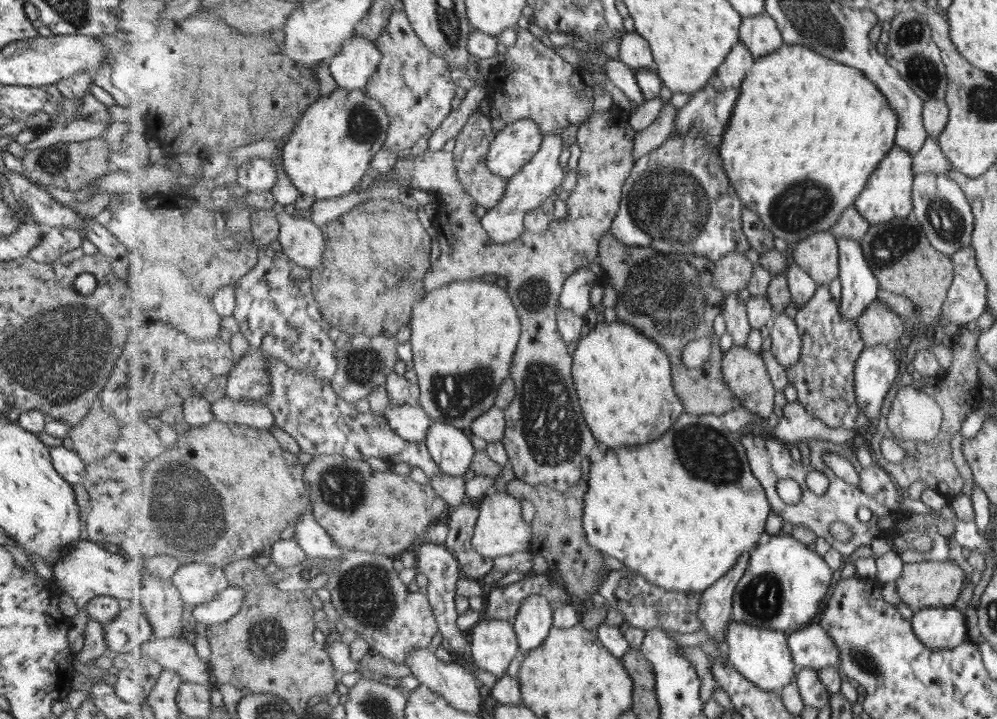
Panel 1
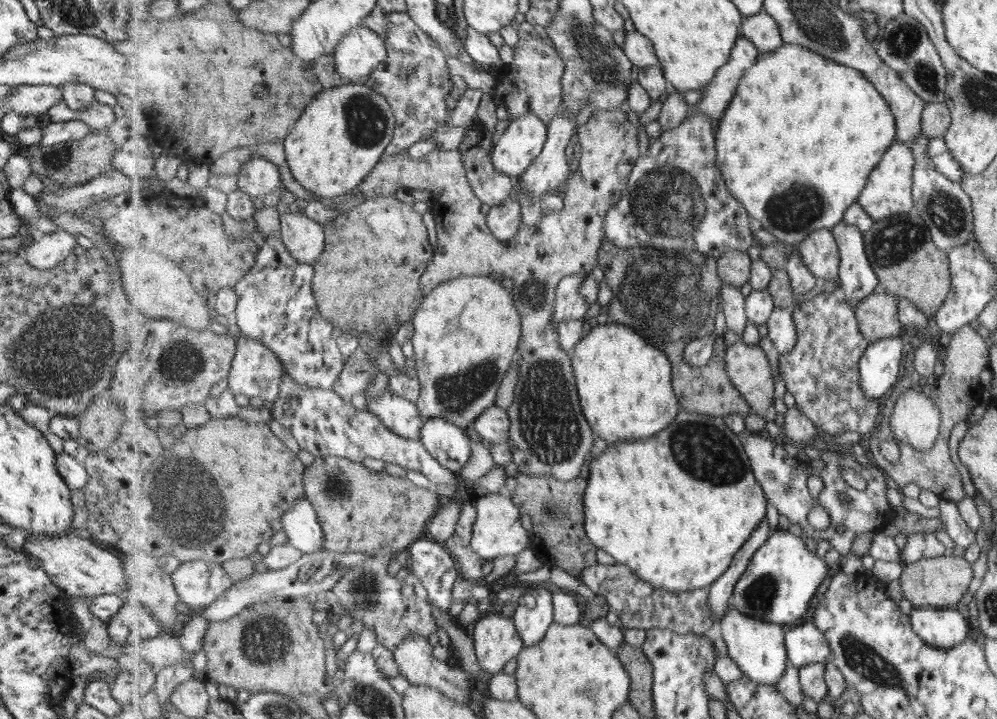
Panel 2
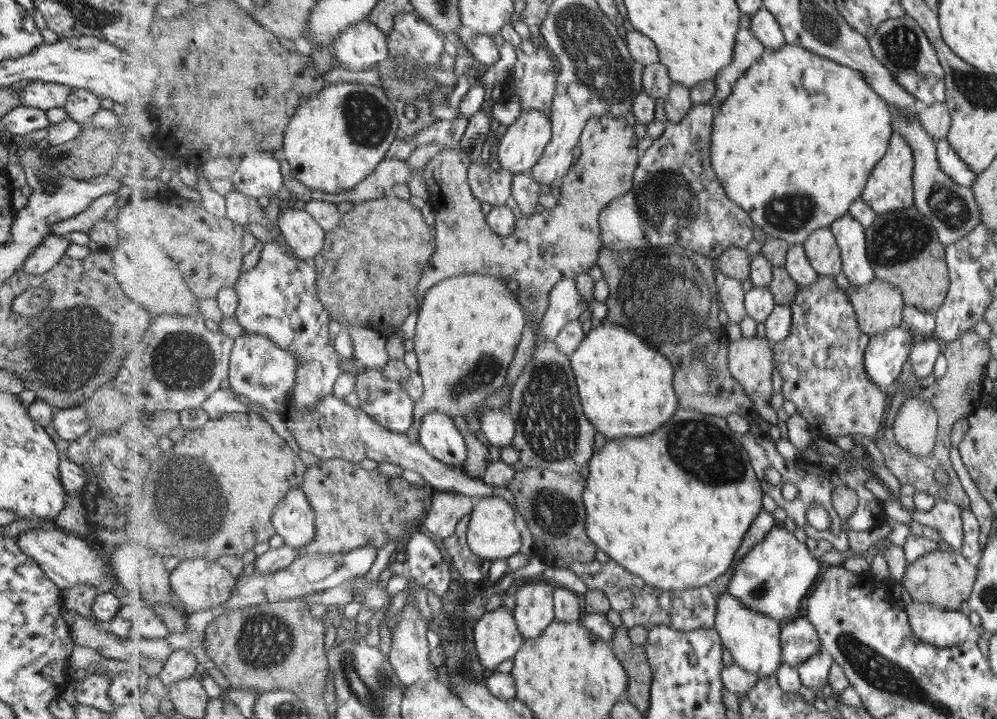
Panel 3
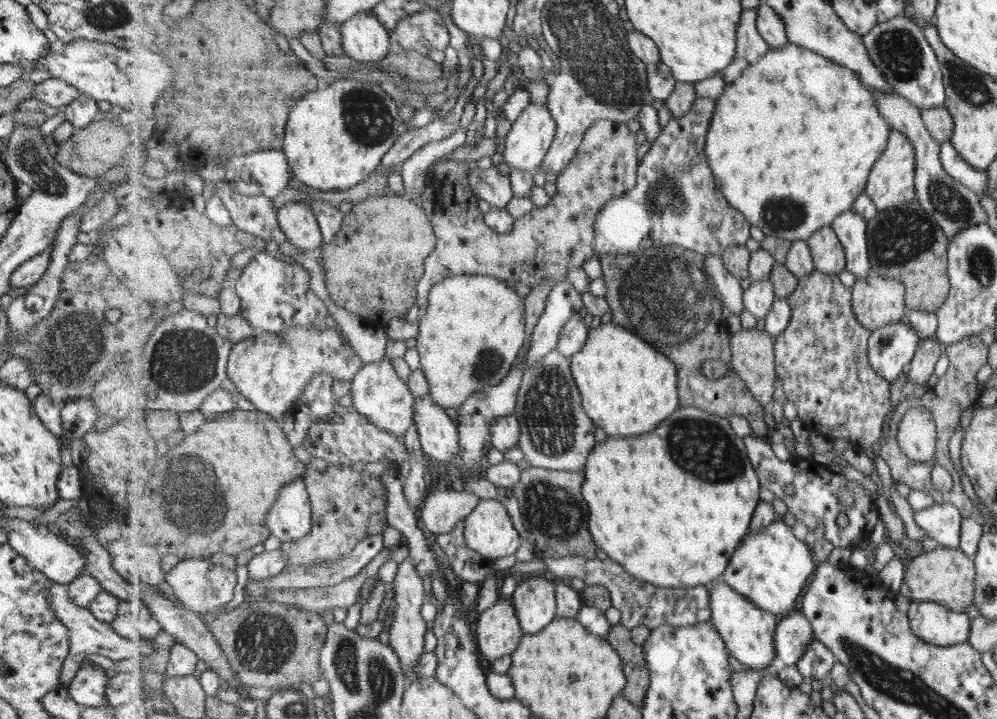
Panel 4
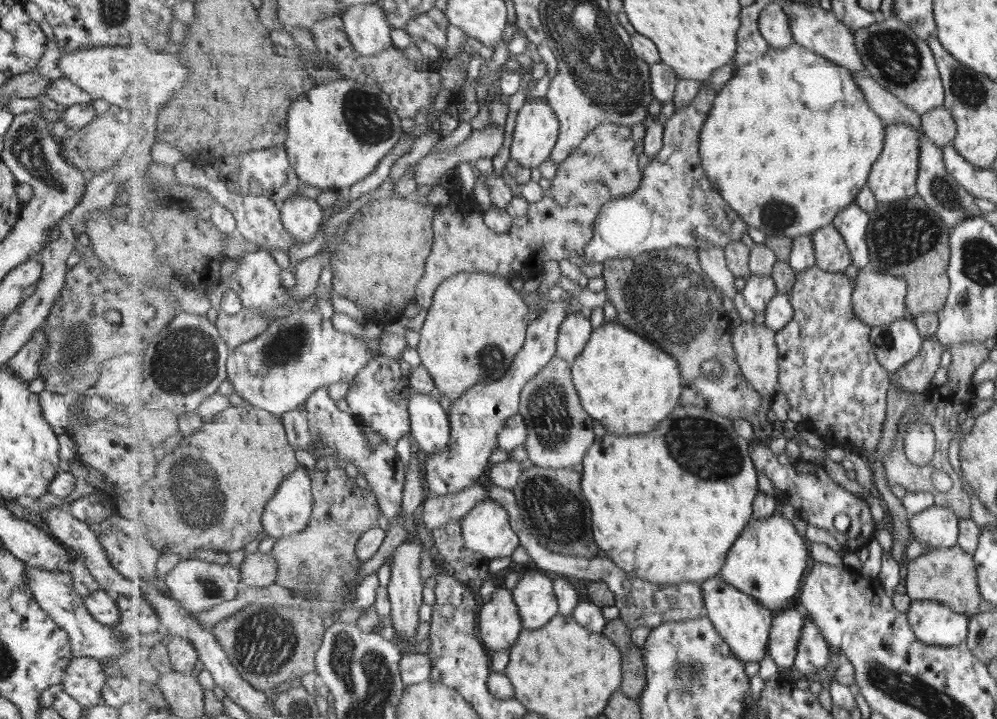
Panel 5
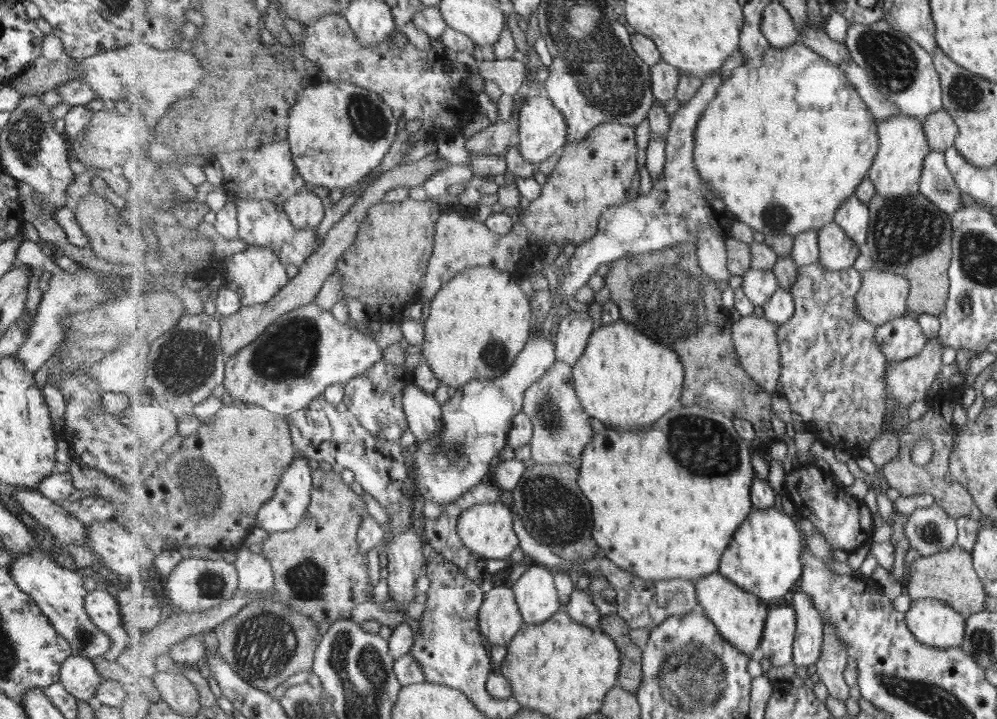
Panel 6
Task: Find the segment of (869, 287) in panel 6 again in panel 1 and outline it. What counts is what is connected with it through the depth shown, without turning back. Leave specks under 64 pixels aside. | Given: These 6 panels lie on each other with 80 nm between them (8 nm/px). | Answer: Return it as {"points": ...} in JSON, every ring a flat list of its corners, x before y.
{"points":[[879,298,867,307,857,323,867,347,893,345,901,336,908,335,910,325]]}

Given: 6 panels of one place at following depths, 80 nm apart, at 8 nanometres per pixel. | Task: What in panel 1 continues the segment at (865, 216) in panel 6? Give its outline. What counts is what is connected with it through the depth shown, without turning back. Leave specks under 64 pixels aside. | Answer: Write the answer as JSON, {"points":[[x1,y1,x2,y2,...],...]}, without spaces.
{"points":[[839,237,837,241,840,248,840,283,842,284,840,307,848,319,857,322,867,307,878,298,880,284,866,259,860,241,849,237]]}

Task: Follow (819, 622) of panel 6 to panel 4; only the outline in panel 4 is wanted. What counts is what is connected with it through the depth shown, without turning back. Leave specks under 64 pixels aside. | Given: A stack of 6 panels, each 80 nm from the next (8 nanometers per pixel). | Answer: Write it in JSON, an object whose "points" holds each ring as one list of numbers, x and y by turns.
{"points":[[815,636,814,642,807,647,806,654,797,665,804,678,815,686,815,680,827,677,836,662,833,651]]}

